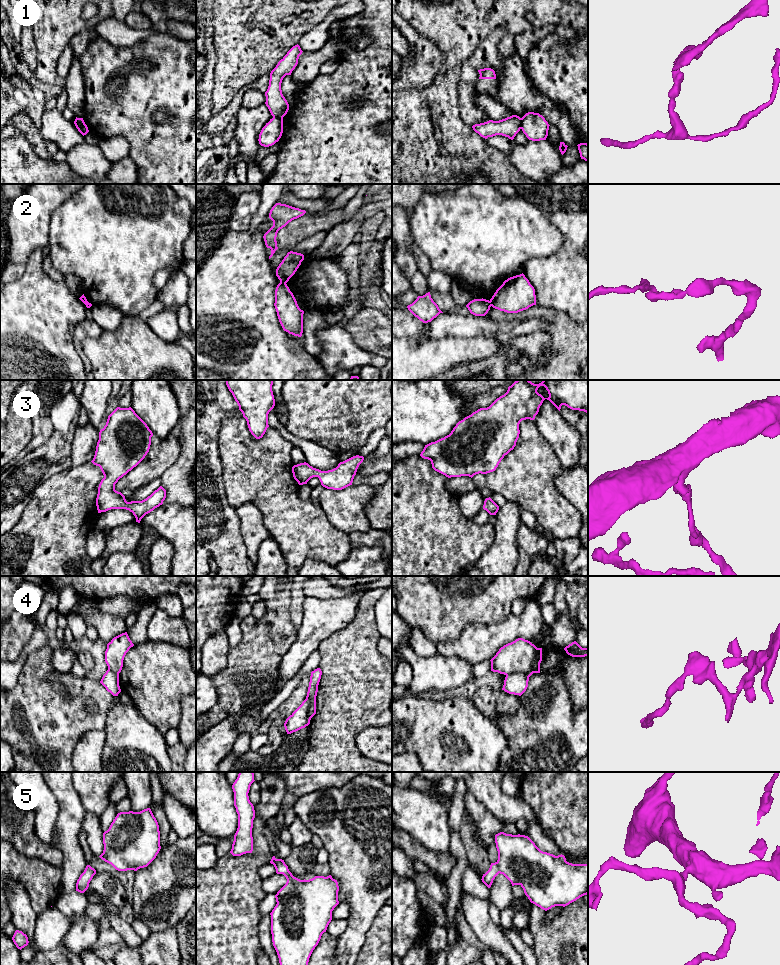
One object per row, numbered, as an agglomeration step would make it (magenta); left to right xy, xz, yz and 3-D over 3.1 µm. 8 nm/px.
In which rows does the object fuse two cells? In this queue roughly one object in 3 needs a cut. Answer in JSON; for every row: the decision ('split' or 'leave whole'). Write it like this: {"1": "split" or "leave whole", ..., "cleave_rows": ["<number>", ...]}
{"1": "split", "2": "split", "3": "leave whole", "4": "split", "5": "leave whole", "cleave_rows": ["1", "2", "4"]}

